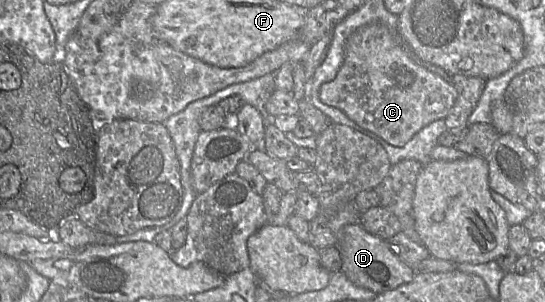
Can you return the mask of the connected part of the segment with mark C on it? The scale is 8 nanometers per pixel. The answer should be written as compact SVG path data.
M371 23L355 30L345 43L344 61L334 80L321 85L320 100L343 111L362 128L387 143L402 147L423 127L444 119L457 98L454 85L417 63L417 56L382 23Z

